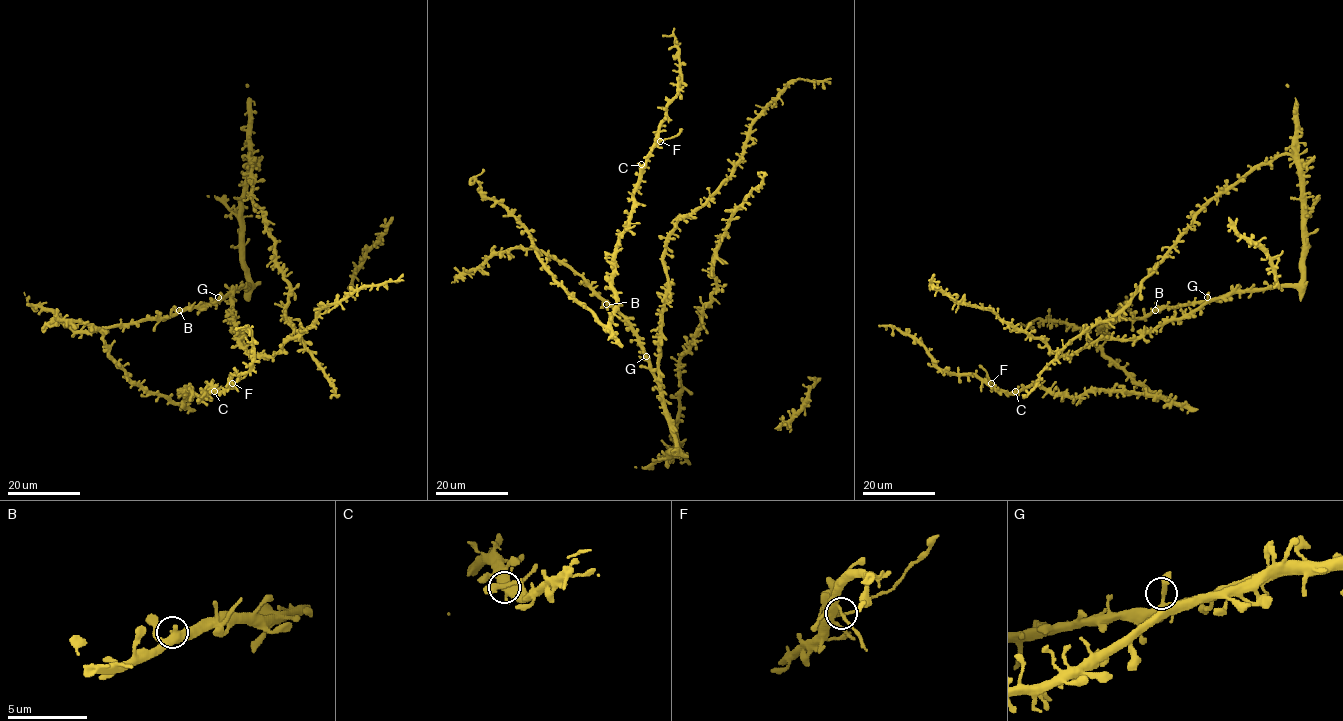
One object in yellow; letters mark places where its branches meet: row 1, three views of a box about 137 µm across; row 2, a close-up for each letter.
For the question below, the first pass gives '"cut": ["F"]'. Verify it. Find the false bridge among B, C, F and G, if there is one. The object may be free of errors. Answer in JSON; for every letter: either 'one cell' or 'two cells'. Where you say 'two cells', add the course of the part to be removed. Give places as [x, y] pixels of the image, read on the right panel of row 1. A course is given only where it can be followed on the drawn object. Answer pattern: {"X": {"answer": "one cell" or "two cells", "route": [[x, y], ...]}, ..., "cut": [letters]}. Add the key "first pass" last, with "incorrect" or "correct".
{"B": {"answer": "one cell"}, "C": {"answer": "one cell"}, "F": {"answer": "two cells", "route": [[991, 383], [979, 365]]}, "G": {"answer": "one cell"}, "cut": ["F"], "first pass": "correct"}

